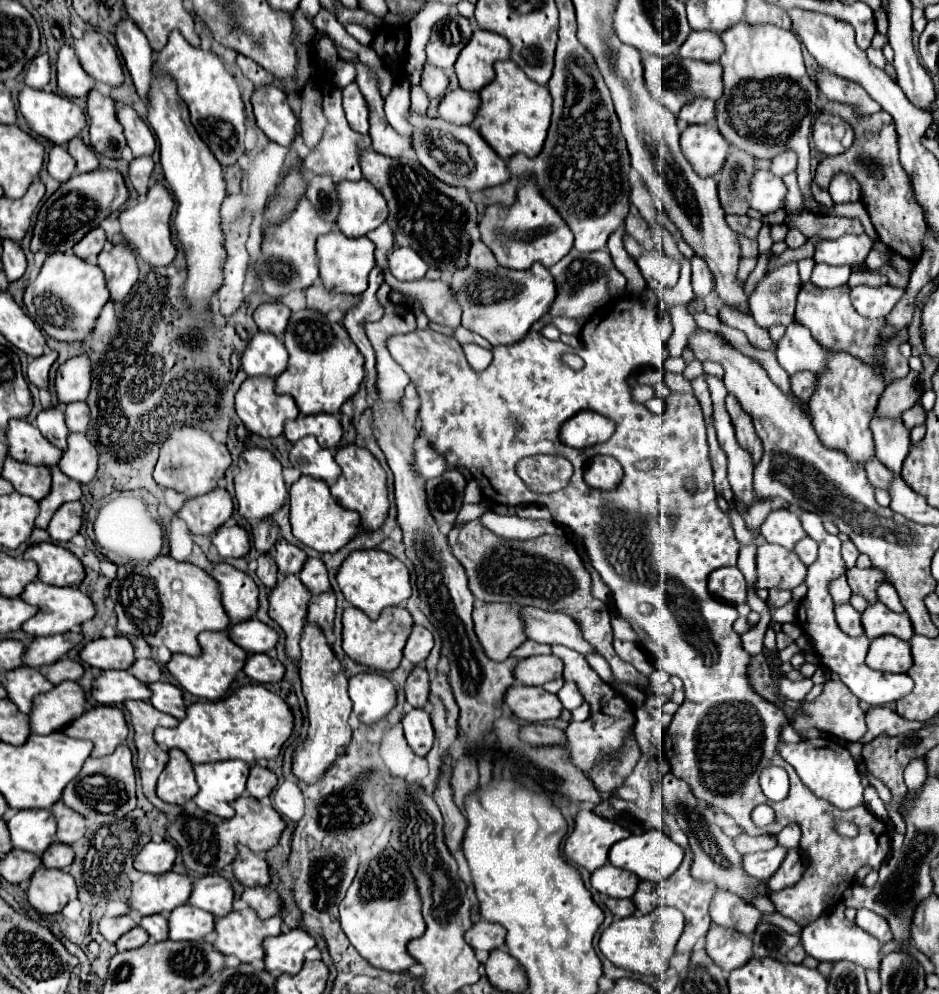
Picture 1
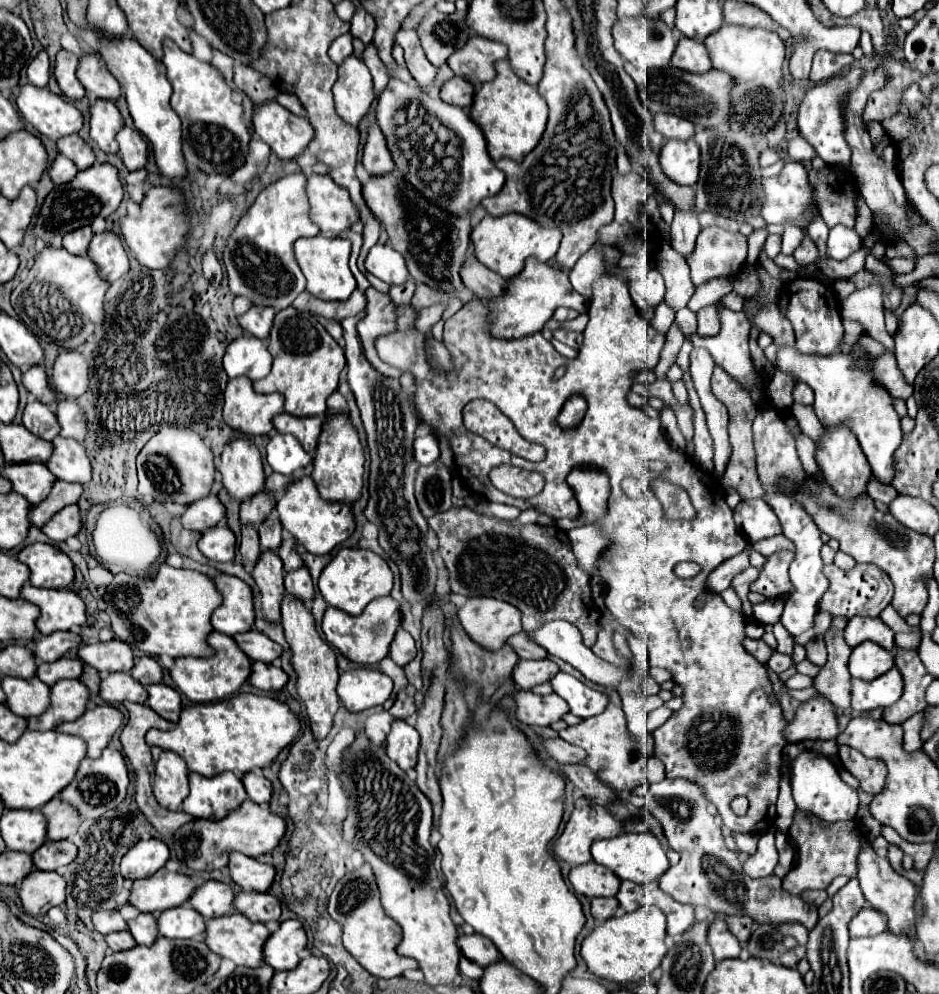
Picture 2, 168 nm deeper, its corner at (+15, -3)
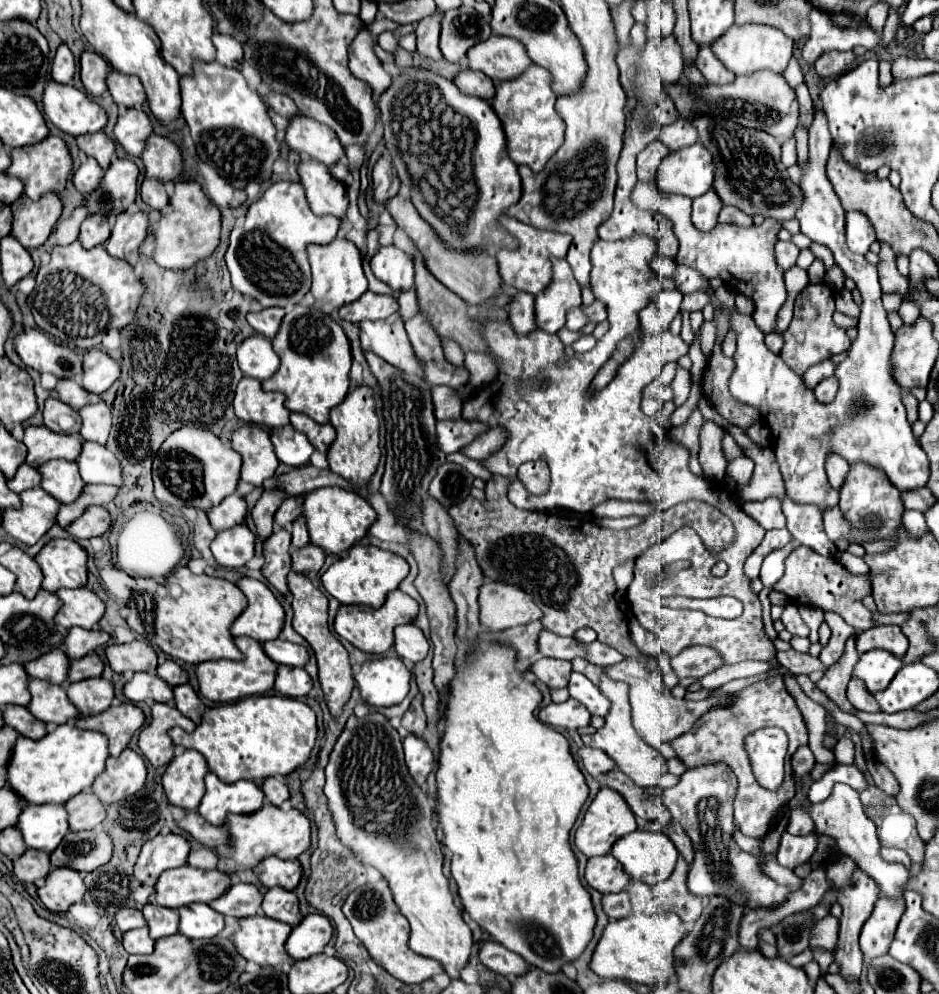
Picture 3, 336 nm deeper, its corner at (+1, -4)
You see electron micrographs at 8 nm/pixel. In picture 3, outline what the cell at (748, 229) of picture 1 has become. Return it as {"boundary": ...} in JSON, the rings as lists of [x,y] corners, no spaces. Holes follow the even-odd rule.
{"boundary":[[[723,206],[719,212],[719,222],[721,224],[737,224],[737,226],[751,226],[753,220],[745,212],[739,212],[739,208]]]}

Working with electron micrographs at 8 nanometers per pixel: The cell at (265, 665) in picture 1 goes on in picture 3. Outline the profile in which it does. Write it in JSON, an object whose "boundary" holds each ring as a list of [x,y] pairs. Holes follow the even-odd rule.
{"boundary":[[[279,666],[275,678],[275,690],[279,690],[283,696],[299,698],[311,690],[311,678],[303,668]]]}

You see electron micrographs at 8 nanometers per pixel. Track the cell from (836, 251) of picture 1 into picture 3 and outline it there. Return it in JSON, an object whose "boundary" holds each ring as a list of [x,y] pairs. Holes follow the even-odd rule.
{"boundary":[[[847,212],[847,246],[855,254],[867,254],[869,246],[875,242],[875,230],[869,224],[867,216],[861,212]]]}

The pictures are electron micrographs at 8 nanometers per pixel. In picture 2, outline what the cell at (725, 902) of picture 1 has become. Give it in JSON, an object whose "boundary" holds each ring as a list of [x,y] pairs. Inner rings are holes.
{"boundary":[[[739,915],[739,917],[725,917],[725,919],[729,923],[731,933],[739,939],[739,943],[747,945],[747,941],[751,937],[751,929],[753,929],[753,919],[743,917],[743,915]]]}

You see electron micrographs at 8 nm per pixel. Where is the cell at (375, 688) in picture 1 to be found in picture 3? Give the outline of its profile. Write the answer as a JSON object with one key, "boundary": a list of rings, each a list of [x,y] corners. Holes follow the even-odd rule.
{"boundary":[[[377,658],[365,662],[355,674],[365,704],[381,708],[399,704],[409,694],[411,672],[401,658]]]}

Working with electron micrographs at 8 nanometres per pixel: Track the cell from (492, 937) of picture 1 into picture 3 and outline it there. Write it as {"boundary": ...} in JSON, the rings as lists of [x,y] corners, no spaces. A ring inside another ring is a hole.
{"boundary":[[[493,940],[481,942],[479,960],[489,970],[503,976],[521,976],[523,972],[527,972],[527,962],[519,954],[503,948],[499,942],[493,942]]]}

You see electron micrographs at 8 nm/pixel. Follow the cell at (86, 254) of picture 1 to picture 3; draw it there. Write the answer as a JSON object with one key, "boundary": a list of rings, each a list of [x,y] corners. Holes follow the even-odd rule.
{"boundary":[[[87,216],[81,224],[79,242],[83,244],[83,248],[89,250],[105,244],[109,240],[109,234],[111,234],[111,226],[105,216]]]}

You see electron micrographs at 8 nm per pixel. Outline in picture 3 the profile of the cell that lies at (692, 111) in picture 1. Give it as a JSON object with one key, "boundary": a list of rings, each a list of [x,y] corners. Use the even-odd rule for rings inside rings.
{"boundary":[[[675,120],[671,124],[667,124],[661,132],[661,142],[669,148],[669,150],[679,150],[685,146],[695,144],[699,138],[699,134],[695,132],[695,126],[687,120]]]}

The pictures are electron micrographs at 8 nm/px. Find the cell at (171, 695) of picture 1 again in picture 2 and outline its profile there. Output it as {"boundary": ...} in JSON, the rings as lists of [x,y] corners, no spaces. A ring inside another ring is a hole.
{"boundary":[[[157,683],[157,685],[149,685],[149,699],[147,705],[157,711],[163,719],[177,723],[179,721],[179,713],[181,713],[181,695],[179,691],[175,691],[169,685]]]}

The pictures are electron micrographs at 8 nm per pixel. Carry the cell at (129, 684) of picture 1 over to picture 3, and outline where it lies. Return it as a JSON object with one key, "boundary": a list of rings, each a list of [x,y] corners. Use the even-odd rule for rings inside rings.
{"boundary":[[[135,674],[123,688],[123,694],[131,702],[171,702],[173,700],[173,688],[157,678],[155,674]]]}

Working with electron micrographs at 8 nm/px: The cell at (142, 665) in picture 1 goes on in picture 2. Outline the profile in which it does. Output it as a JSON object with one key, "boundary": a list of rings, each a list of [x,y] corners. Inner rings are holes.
{"boundary":[[[143,655],[141,659],[137,659],[135,667],[131,669],[131,675],[133,675],[133,679],[137,679],[139,683],[143,683],[147,687],[147,685],[159,683],[161,677],[163,677],[163,671],[161,671],[159,663],[153,657]]]}

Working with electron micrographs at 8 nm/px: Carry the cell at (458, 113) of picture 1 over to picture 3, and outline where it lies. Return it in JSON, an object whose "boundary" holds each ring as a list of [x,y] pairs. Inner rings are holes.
{"boundary":[[[463,70],[455,76],[453,82],[467,96],[477,96],[483,100],[491,100],[495,96],[495,82],[489,76],[485,76],[483,72]]]}

